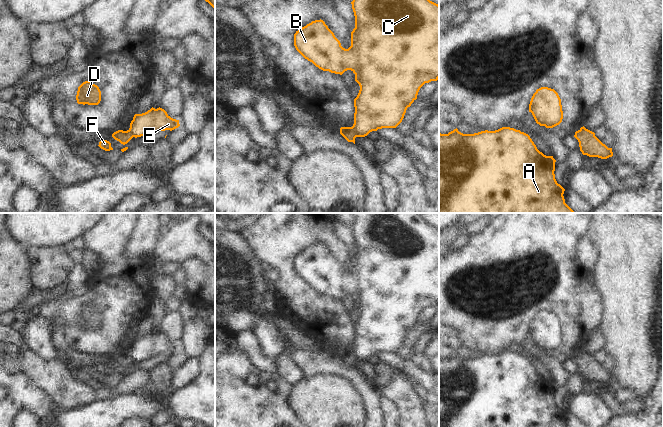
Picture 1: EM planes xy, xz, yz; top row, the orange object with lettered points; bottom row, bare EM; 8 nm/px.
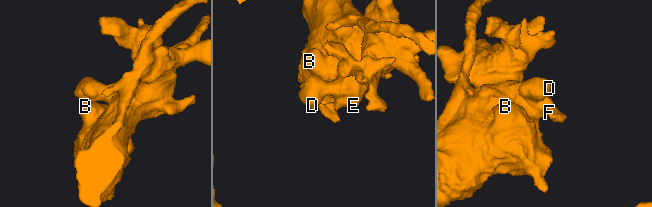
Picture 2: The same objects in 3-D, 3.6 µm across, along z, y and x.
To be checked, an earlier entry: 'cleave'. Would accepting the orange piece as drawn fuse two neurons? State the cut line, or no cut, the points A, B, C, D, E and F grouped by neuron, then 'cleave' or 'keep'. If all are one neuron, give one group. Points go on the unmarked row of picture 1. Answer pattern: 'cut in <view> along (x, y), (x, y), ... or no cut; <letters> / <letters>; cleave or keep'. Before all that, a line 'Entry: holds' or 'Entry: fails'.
Entry: holds
cut in xz along (352, 350), (357, 360); A B C D E / F; cleave

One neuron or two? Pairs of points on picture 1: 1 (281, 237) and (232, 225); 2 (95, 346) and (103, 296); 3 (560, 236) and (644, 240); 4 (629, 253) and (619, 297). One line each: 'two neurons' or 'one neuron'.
1: two neurons
2: one neuron
3: two neurons
4: one neuron

